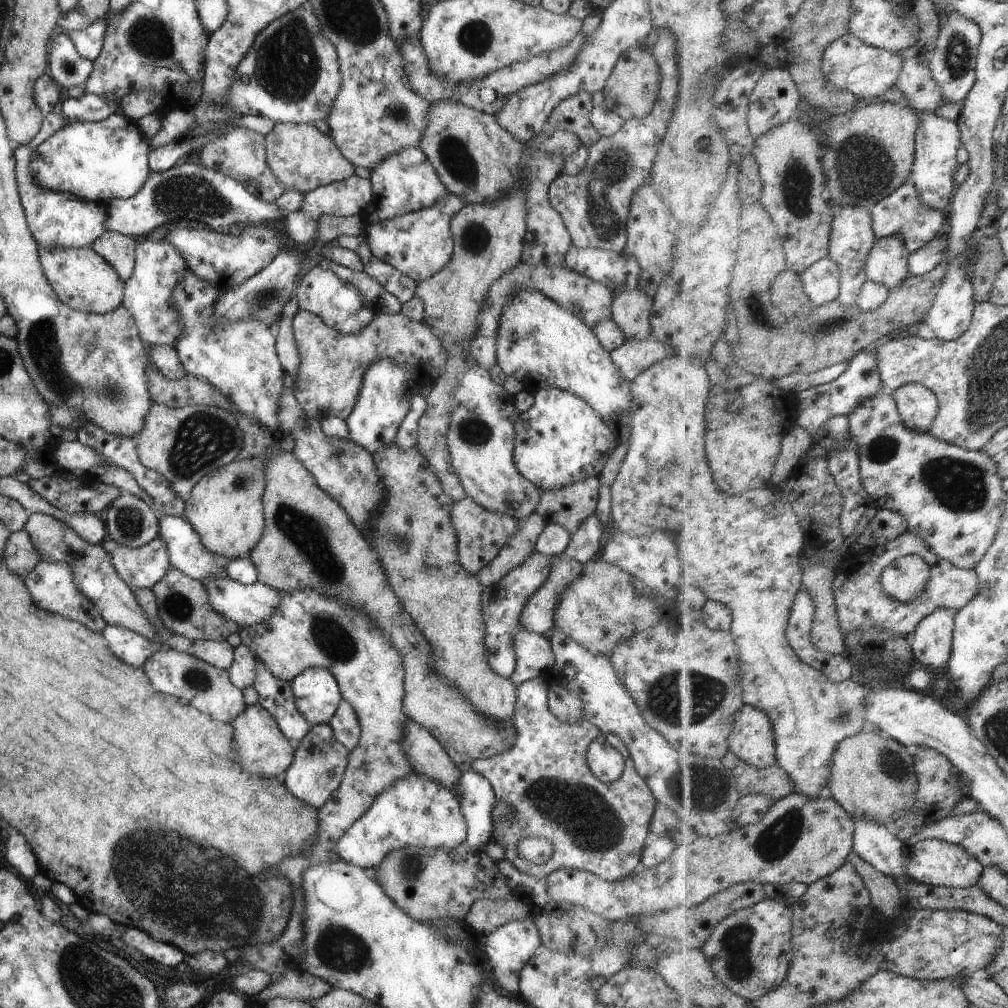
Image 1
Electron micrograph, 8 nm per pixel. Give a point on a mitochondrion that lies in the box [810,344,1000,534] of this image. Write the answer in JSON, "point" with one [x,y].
{"point":[960,485]}

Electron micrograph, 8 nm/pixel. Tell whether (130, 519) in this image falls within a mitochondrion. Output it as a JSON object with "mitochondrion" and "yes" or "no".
{"mitochondrion":"yes"}

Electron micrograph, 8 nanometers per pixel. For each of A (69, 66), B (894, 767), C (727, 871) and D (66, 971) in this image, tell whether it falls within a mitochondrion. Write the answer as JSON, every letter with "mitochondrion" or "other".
{"A":"mitochondrion","B":"mitochondrion","C":"other","D":"mitochondrion"}

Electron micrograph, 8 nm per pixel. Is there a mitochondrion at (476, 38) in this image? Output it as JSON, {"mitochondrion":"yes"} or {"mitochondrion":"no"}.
{"mitochondrion":"yes"}

